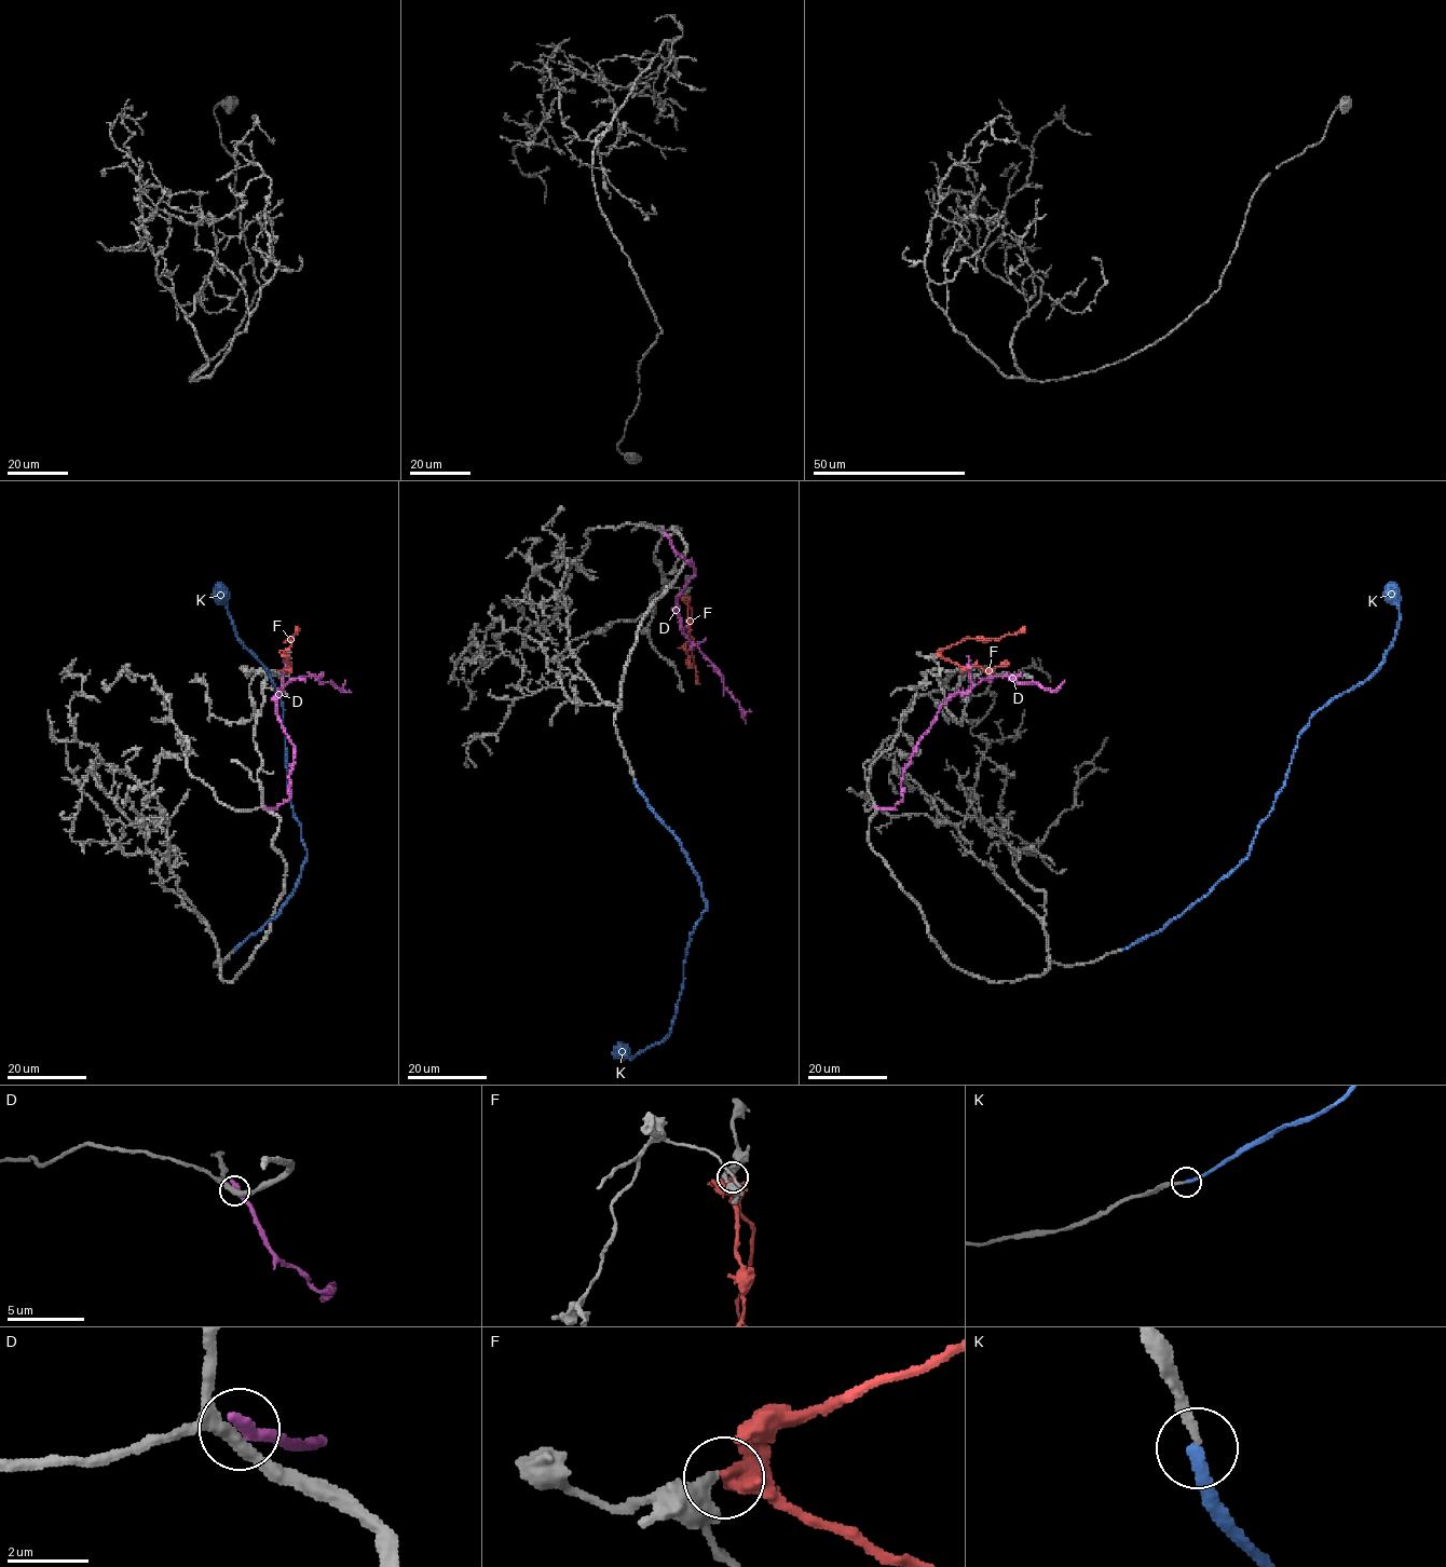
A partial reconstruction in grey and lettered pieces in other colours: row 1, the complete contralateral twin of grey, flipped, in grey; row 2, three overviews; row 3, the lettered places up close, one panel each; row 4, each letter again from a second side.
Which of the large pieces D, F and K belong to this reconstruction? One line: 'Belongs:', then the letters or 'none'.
Belongs: K

